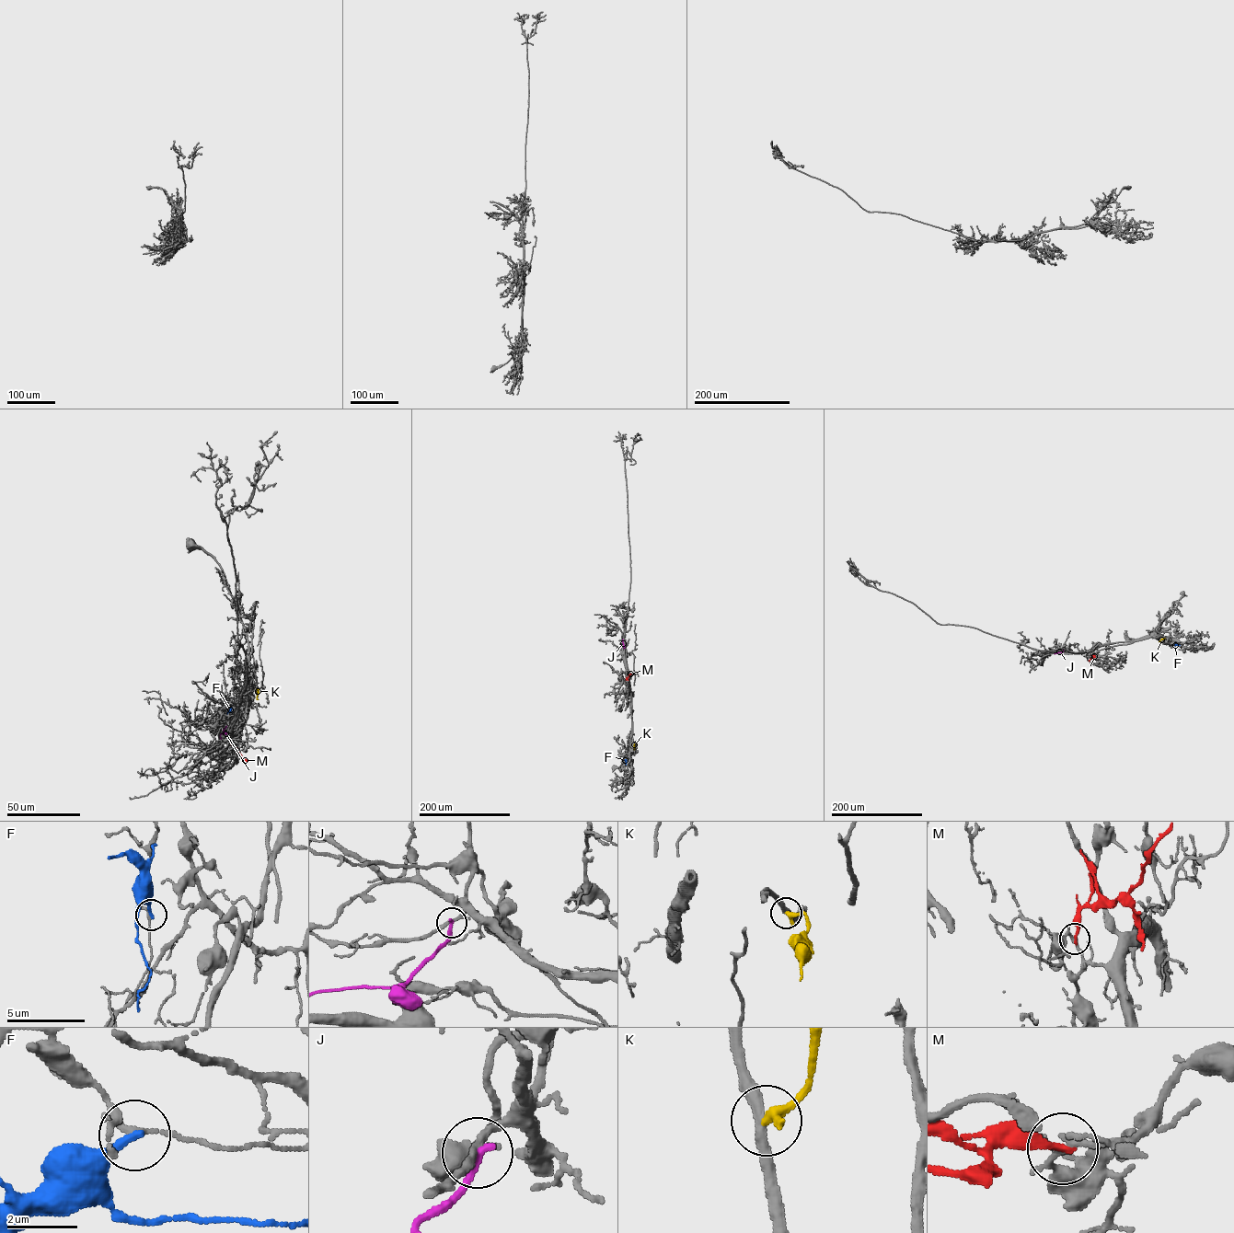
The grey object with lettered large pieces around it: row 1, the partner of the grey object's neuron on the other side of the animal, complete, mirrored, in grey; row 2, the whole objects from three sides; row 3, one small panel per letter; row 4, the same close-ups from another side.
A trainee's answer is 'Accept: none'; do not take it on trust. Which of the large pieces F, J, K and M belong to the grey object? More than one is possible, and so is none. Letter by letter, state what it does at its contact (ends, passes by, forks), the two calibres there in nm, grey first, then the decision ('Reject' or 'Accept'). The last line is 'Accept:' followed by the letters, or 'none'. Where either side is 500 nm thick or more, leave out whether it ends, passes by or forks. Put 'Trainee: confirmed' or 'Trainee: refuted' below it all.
F: It ends there. Thickness 150 nm (grey) against 240 nm. Reject
J: It ends there. Thickness 190 nm (grey) against 240 nm. Reject
K: It ends there. Thickness 320 nm (grey) against 340 nm. Reject
M: It ends there. Thickness 180 nm (grey) against 220 nm. Reject
Accept: none
Trainee: confirmed

